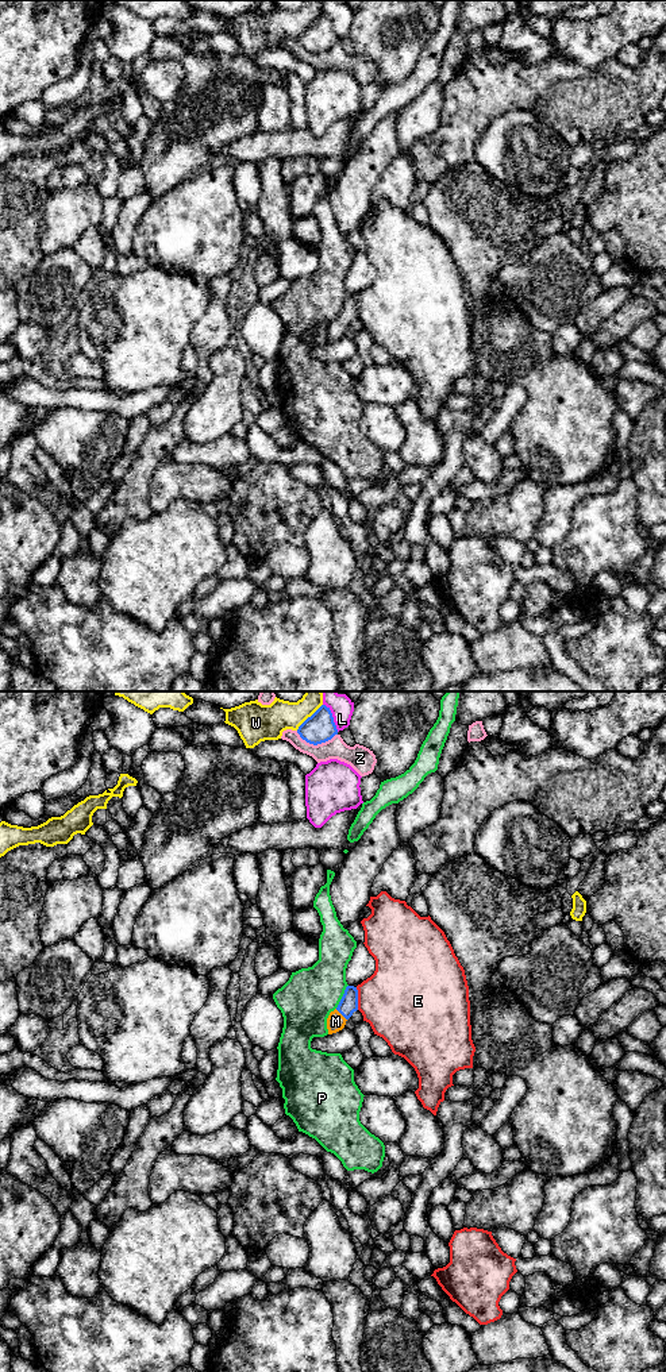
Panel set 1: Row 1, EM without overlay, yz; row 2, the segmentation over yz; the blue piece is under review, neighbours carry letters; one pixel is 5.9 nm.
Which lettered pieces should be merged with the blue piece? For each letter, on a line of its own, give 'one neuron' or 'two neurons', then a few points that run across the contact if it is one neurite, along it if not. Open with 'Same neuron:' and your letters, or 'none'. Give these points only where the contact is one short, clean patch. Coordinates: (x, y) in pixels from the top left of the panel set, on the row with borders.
Same neuron: M
E: two neurons
L: two neurons
M: one neuron; line yz (349, 1004), (341, 1013), (335, 1021)
P: two neurons
W: two neurons; line yz (322, 704), (296, 729)
Z: two neurons; line yz (296, 731), (303, 739), (314, 744), (324, 743), (337, 733)

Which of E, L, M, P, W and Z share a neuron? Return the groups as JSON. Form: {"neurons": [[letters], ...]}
{"neurons": [["E"], ["L"], ["M"], ["P"], ["W"], ["Z"]]}

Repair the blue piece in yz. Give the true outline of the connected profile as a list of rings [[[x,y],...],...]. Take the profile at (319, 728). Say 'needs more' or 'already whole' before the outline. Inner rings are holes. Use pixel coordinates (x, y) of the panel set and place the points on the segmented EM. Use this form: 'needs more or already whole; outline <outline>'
already whole; outline [[[322,705],[299,727],[297,733],[303,740],[313,745],[331,740],[338,735],[338,729],[330,708]]]

